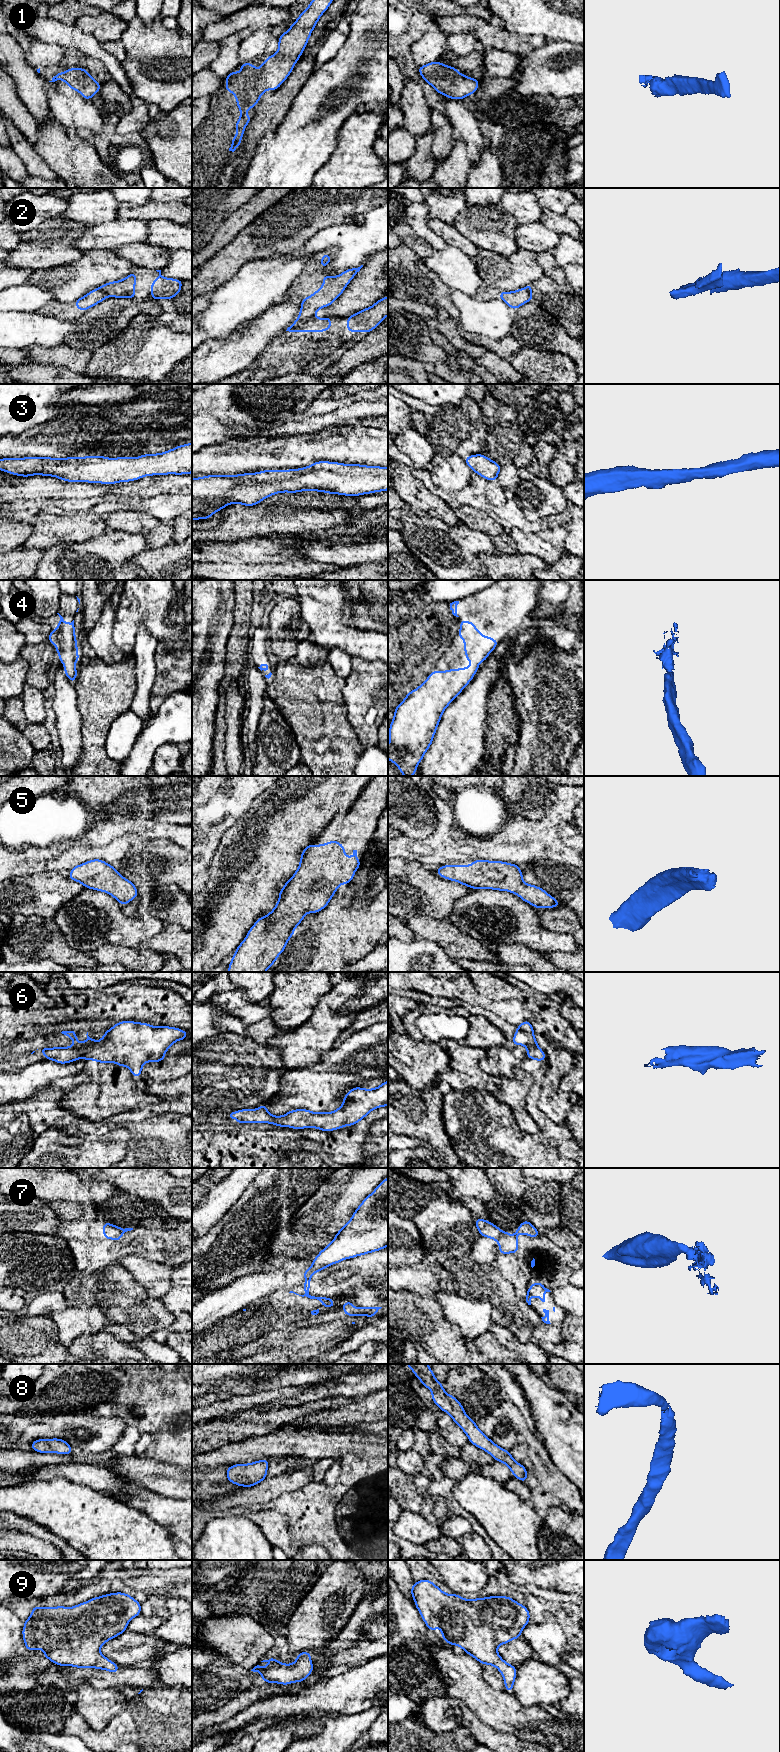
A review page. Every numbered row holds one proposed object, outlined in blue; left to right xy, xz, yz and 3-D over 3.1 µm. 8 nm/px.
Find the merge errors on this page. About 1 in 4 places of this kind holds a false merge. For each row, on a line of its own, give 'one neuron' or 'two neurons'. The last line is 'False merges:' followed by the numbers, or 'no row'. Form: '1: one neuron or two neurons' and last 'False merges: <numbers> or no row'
1: one neuron
2: two neurons
3: one neuron
4: one neuron
5: one neuron
6: one neuron
7: two neurons
8: one neuron
9: one neuron
False merges: 2, 7

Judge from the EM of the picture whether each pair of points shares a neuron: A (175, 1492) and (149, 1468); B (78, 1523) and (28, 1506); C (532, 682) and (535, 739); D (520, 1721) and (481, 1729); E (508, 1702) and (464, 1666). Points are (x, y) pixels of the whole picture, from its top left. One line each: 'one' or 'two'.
A: one
B: one
C: one
D: two
E: one

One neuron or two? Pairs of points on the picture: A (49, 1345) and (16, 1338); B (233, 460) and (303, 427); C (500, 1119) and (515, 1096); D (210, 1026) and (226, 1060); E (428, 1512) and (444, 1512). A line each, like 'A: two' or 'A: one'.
A: one
B: two
C: two
D: two
E: one

